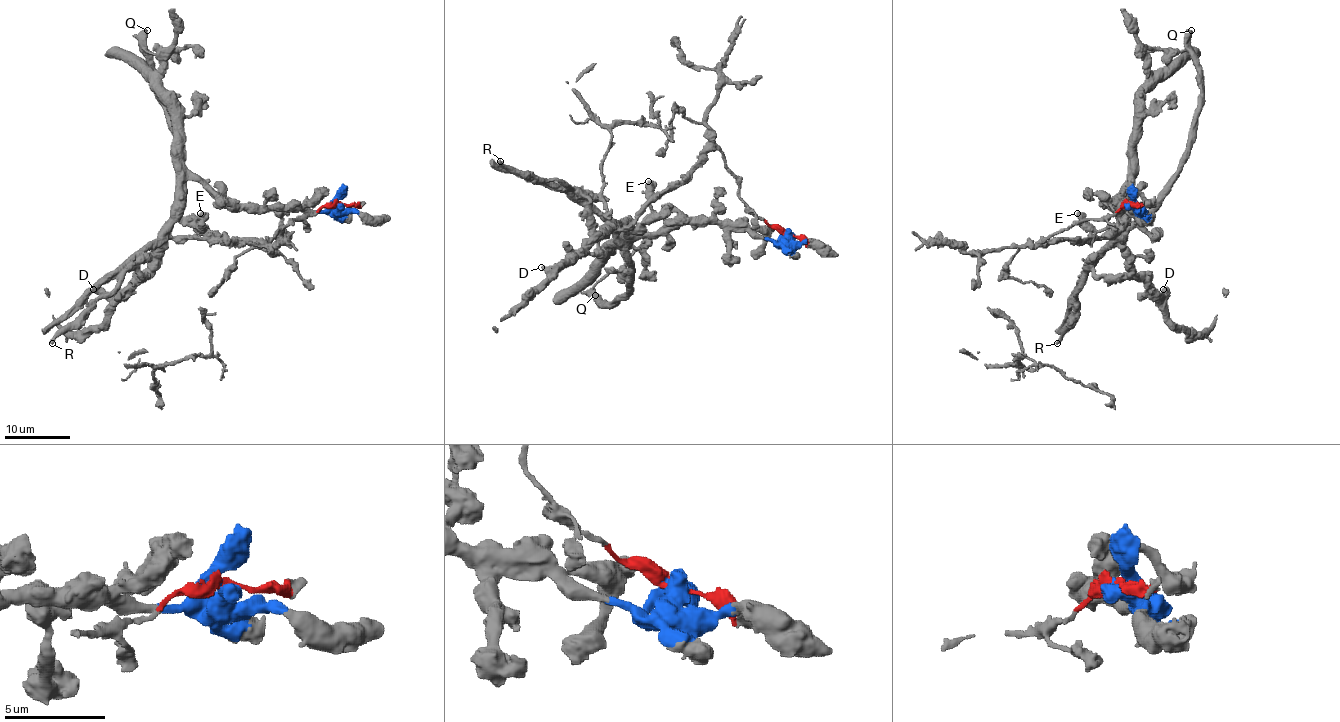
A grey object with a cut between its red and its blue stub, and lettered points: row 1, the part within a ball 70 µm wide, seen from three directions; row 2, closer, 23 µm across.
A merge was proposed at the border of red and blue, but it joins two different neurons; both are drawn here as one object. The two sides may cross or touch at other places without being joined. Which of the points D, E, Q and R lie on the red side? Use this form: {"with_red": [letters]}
{"with_red": ["Q"]}

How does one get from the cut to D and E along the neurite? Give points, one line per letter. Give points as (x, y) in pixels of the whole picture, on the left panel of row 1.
D: (337, 203), (306, 210), (221, 203), (186, 179), (178, 216), (157, 257), (119, 293), (93, 290)
E: (337, 203), (306, 210), (221, 203), (199, 182), (186, 179), (178, 195), (178, 218), (203, 231), (199, 213)

